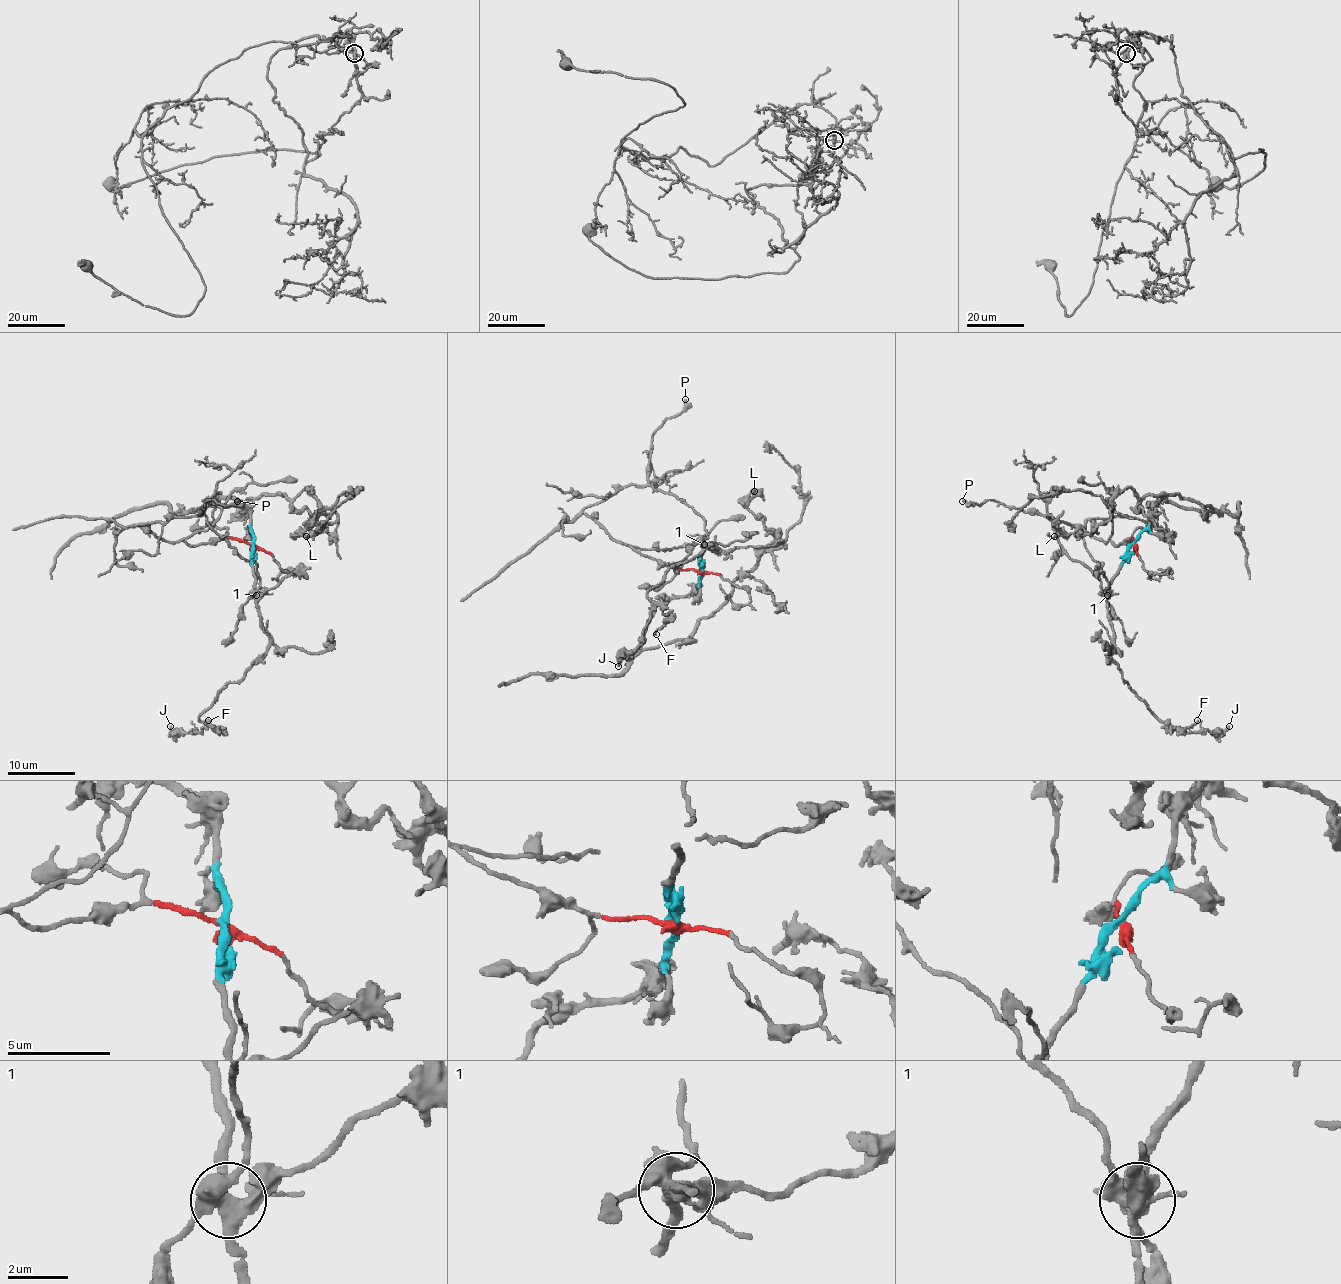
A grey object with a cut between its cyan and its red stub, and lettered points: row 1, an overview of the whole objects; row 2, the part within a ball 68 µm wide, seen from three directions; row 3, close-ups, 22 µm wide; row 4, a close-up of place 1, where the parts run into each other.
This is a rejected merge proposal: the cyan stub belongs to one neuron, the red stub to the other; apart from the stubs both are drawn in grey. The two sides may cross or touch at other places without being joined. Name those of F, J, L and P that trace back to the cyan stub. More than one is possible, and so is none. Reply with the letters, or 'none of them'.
F, J, L

